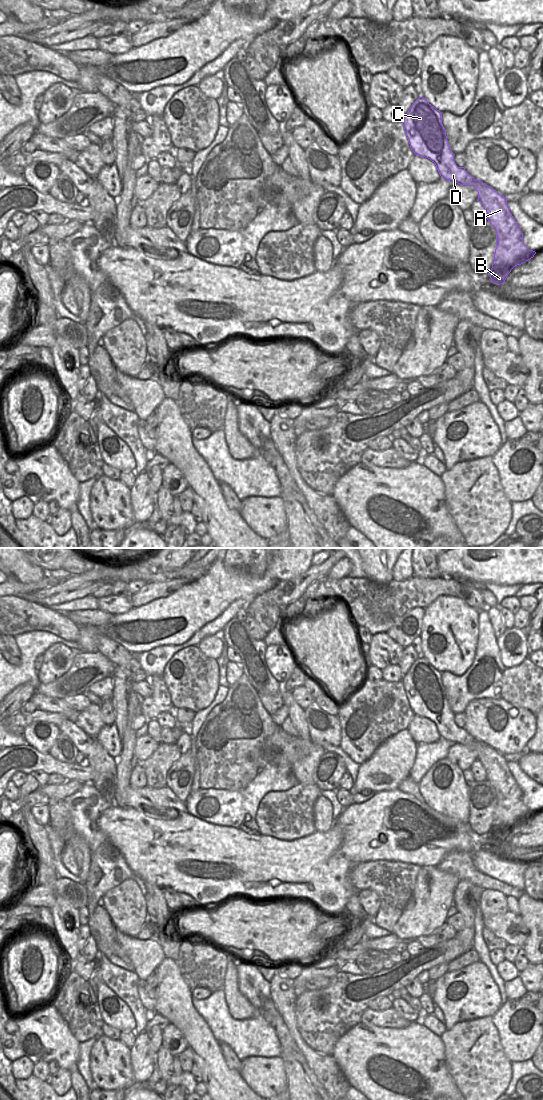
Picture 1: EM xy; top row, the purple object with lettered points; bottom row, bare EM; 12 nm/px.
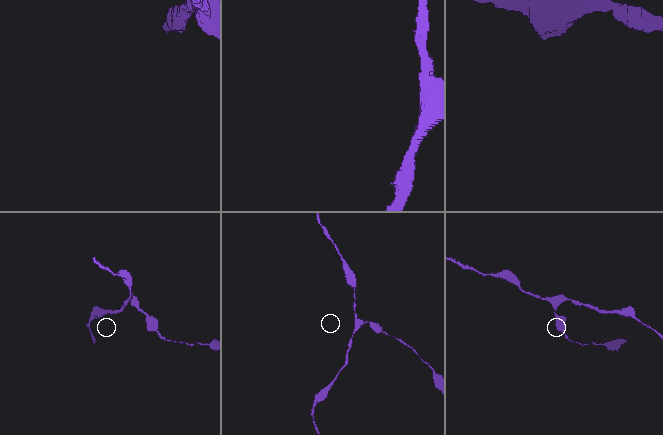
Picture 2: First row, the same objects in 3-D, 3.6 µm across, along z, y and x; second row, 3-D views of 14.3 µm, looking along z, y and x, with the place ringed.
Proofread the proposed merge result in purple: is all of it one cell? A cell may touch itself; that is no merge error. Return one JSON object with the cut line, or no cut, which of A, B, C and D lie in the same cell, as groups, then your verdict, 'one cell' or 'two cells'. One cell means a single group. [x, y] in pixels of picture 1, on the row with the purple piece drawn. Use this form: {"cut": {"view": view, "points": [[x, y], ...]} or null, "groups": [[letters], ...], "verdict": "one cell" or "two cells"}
{"cut": null, "groups": [["A", "B", "C", "D"]], "verdict": "one cell"}

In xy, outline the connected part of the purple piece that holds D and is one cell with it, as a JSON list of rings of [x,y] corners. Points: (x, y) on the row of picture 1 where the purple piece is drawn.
[[[419,97],[401,121],[415,155],[434,162],[442,178],[473,186],[478,192],[478,201],[484,206],[488,222],[496,230],[494,262],[488,275],[493,284],[503,284],[515,266],[536,254],[523,243],[523,233],[507,206],[507,198],[468,174],[464,167],[456,165],[455,154],[448,144],[442,124],[442,113],[426,98]]]

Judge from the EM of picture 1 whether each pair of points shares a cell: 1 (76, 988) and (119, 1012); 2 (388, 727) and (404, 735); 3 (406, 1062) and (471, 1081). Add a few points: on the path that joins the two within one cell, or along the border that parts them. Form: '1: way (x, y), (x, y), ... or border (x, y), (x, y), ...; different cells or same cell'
1: border (96, 997), (101, 1019), (104, 1022); different cells
2: border (407, 728), (387, 737), (378, 745); different cells
3: border (444, 1052), (447, 1069), (459, 1089); different cells

